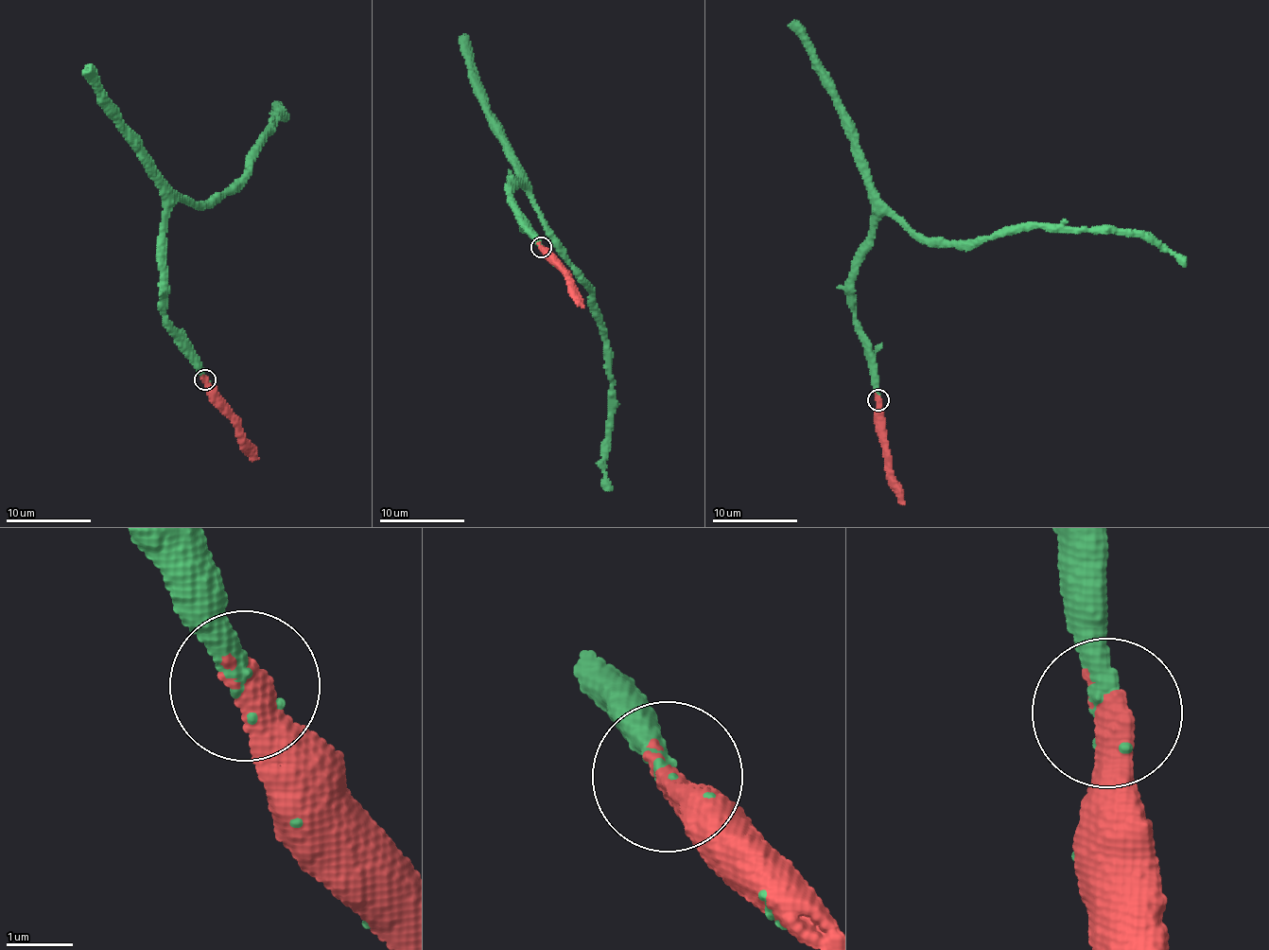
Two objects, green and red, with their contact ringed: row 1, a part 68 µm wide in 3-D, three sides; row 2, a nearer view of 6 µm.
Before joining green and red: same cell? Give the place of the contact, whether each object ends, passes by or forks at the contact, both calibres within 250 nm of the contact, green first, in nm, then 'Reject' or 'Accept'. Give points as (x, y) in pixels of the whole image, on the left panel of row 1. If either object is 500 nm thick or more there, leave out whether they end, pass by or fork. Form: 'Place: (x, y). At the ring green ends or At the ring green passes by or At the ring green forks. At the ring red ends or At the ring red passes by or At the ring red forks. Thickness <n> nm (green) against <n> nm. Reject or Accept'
Place: (205, 379). Thickness 320 nm (green) against 500 nm. Accept

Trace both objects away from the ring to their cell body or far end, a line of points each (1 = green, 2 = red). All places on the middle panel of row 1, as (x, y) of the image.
1: (541, 246), (511, 194), (513, 177), (590, 291), (604, 335), (609, 490)
2: (541, 246), (544, 254), (566, 276), (568, 286), (583, 307)

